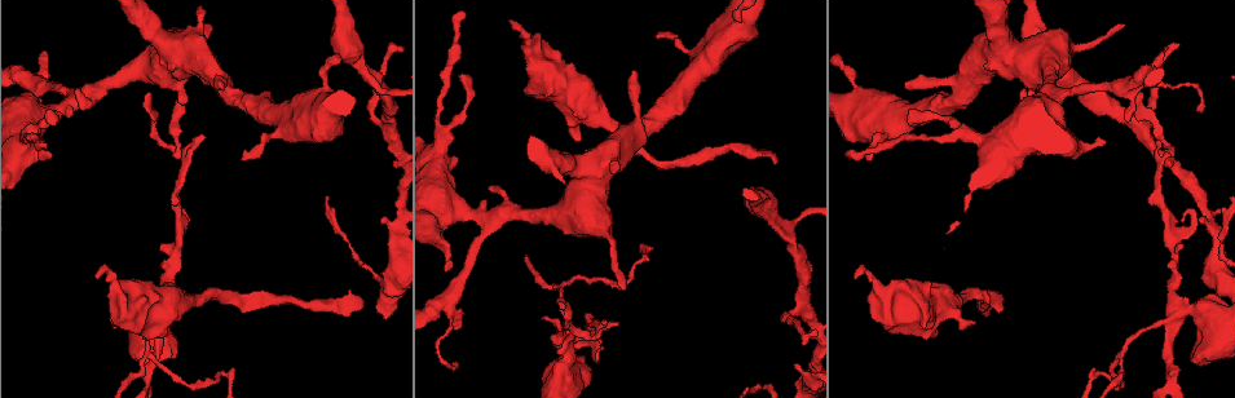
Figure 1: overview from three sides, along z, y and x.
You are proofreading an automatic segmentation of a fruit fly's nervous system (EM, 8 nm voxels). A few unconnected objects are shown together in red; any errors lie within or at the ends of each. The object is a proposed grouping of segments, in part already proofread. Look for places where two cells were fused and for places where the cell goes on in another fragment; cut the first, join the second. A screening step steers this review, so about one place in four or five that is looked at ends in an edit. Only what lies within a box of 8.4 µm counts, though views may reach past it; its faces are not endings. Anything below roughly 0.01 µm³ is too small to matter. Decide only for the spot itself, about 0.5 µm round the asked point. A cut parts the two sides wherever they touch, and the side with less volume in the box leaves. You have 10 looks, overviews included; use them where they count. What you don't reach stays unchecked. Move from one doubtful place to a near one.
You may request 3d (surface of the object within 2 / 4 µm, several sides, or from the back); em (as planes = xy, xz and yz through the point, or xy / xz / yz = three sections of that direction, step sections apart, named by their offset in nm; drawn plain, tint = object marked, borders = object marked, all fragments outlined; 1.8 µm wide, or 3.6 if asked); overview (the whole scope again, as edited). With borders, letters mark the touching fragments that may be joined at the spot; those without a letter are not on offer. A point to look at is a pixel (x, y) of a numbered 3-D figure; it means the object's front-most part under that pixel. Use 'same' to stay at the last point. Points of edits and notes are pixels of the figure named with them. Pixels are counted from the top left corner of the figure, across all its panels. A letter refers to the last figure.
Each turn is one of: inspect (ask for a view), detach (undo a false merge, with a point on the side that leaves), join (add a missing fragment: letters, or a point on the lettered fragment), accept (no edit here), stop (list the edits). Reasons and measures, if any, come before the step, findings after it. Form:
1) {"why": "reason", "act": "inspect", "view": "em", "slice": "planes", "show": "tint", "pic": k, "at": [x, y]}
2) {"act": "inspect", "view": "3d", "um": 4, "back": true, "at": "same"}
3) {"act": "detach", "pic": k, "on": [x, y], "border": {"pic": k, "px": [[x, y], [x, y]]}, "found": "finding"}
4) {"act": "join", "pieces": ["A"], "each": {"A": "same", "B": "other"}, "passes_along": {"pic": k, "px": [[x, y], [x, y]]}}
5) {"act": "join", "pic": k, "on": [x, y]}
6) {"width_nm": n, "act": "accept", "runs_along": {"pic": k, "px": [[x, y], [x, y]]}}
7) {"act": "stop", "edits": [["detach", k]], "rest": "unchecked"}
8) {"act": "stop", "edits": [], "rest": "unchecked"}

{"why": "abrupt turn", "act": "inspect", "view": "em", "slice": "planes", "show": "borders", "pic": 1, "at": [570, 348]}

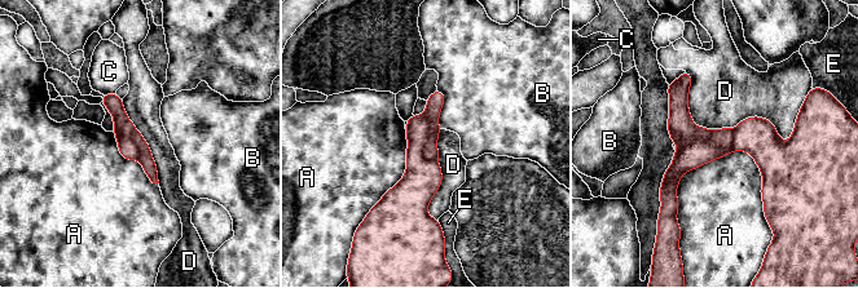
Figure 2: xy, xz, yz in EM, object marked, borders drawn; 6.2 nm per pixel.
{"act": "detach", "pic": 2, "on": [682, 131], "each": {"A": "other", "B": "other", "C": "other", "D": "other", "E": "other"}, "part_leaving": {"pic": 2, "px": [[105, 97], [142, 145], [154, 178]]}, "found": "a second cell is stuck on"}

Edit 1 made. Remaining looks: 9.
{"why": "redraw", "act": "inspect", "view": "overview"}

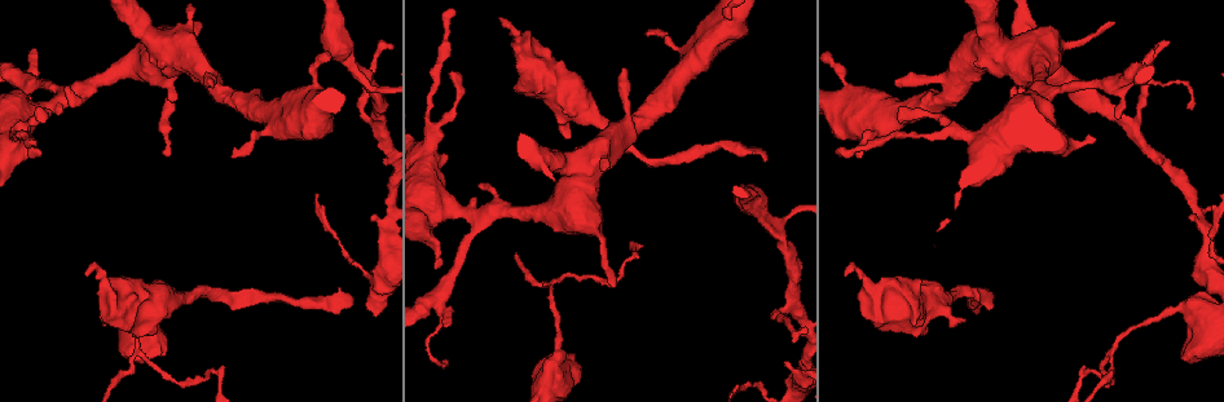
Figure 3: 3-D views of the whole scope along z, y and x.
{"why": "thin end", "act": "inspect", "view": "em", "slice": "xy", "step": 16, "show": "tint", "pic": 3, "at": [1116, 22]}

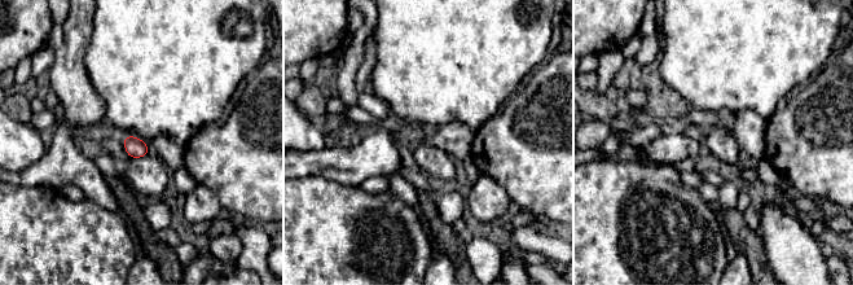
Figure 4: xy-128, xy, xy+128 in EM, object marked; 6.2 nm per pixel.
{"why": "cut it another way", "act": "inspect", "view": "em", "slice": "planes", "show": "tint", "at": "same"}

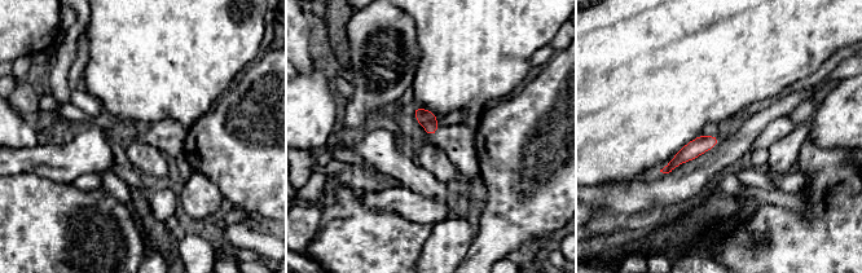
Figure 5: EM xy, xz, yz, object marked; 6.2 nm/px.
{"act": "inspect", "view": "em", "slice": "planes", "show": "borders", "at": "same"}

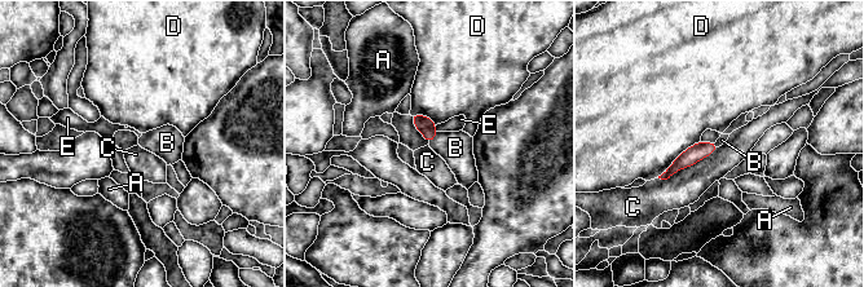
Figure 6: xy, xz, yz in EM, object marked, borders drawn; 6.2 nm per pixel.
{"act": "join", "pieces": ["B"], "each": {"A": "other", "B": "same", "C": "other", "D": "other", "E": "other"}, "passes_along": {"pic": 6, "px": [[426, 126], [433, 138], [455, 148]]}, "found": "the cell continues"}

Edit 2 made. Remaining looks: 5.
{"act": "inspect", "view": "overview"}

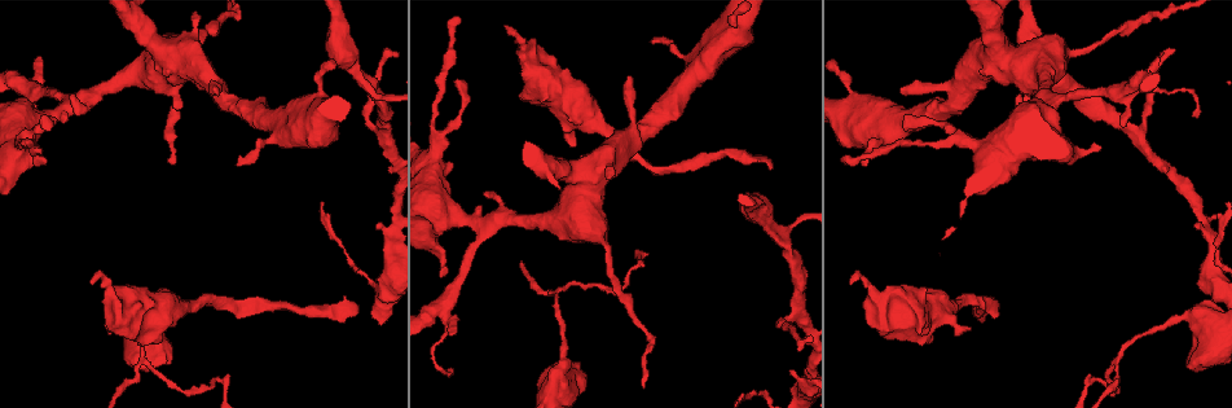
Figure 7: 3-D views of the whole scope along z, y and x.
{"why": "small branch off a trunk", "act": "inspect", "view": "em", "slice": "planes", "show": "borders", "pic": 7, "at": [776, 232]}

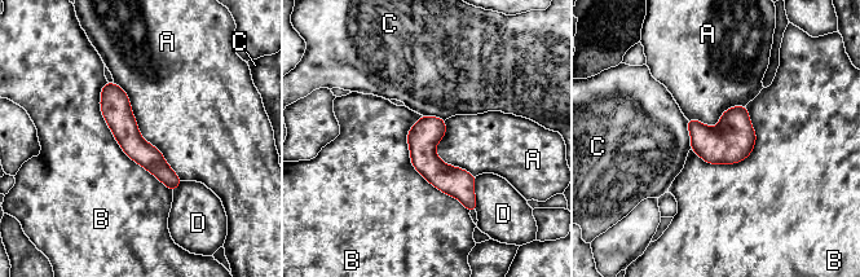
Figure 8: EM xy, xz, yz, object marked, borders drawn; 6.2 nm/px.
{"act": "accept", "each": {"A": "other", "B": "other", "C": "other", "D": "other"}, "runs_along": {"pic": 8, "px": [[109, 86], [128, 137], [172, 187]]}, "found": "all the same cell"}

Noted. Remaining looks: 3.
{"why": "free end", "act": "inspect", "view": "em", "slice": "xy", "step": 16, "show": "tint", "pic": 7, "at": [573, 144]}

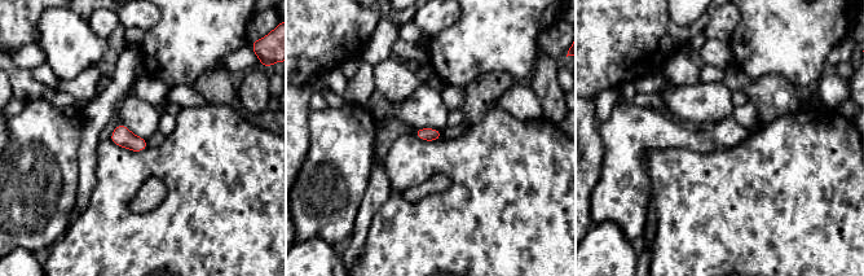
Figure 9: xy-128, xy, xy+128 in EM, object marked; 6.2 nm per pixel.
{"act": "inspect", "view": "em", "slice": "xz", "step": 4, "show": "tint", "at": "same"}

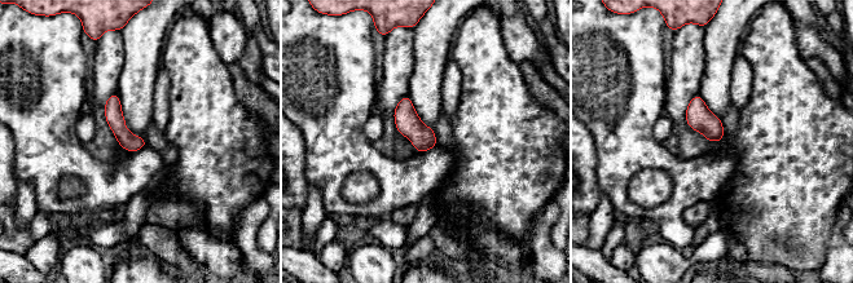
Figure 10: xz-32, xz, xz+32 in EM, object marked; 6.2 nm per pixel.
{"act": "inspect", "view": "em", "slice": "xz", "step": 4, "show": "borders", "at": "same"}

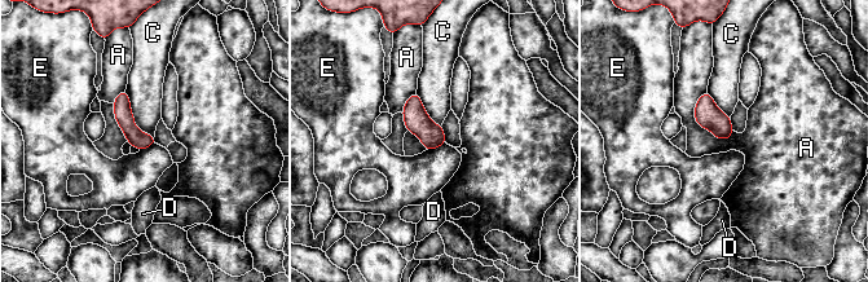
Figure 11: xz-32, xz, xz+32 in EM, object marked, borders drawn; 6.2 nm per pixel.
{"act": "accept", "each": {"A": "other", "C": "other", "D": "other", "E": "other"}, "runs_along": {"pic": 11, "px": [[123, 95], [124, 119], [141, 146]]}, "found": "no lettered fragment goes on from it"}

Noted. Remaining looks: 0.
{"act": "stop", "edits": [["detach", 2], ["join", 6]], "rest": "unchecked"}

